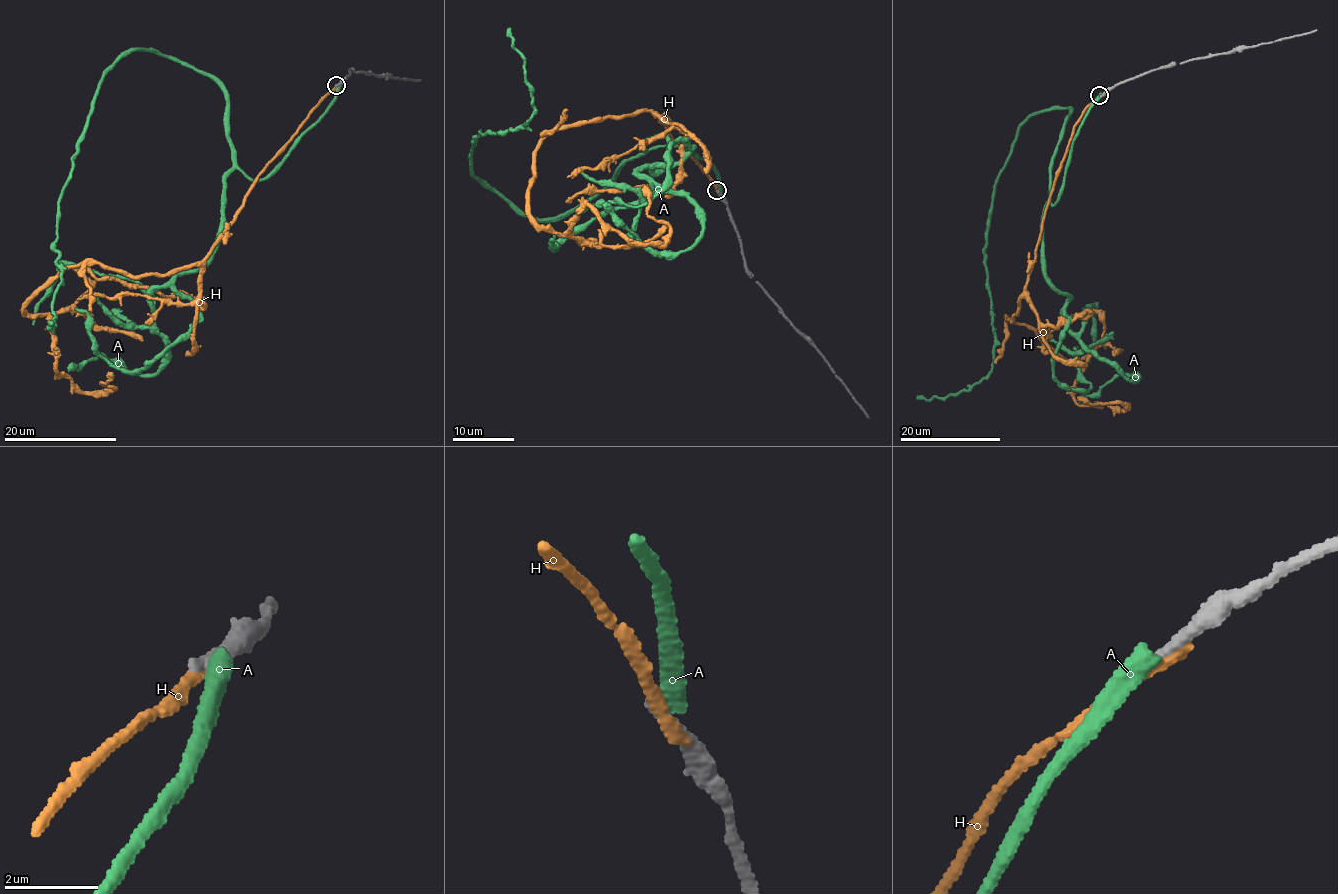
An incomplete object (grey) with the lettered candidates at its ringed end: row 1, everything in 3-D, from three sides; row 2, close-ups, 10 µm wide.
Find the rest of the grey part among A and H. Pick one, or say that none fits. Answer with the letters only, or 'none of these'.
none of these

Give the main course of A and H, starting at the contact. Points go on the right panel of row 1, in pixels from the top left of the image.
A: (1101, 95), (1051, 205), (1070, 109), (1020, 126), (984, 254), (992, 370), (968, 391), (916, 397)
H: (1103, 93), (1075, 126), (1006, 320), (1035, 328), (1065, 359), (1087, 356), (1076, 401), (1127, 408), (1077, 397)

